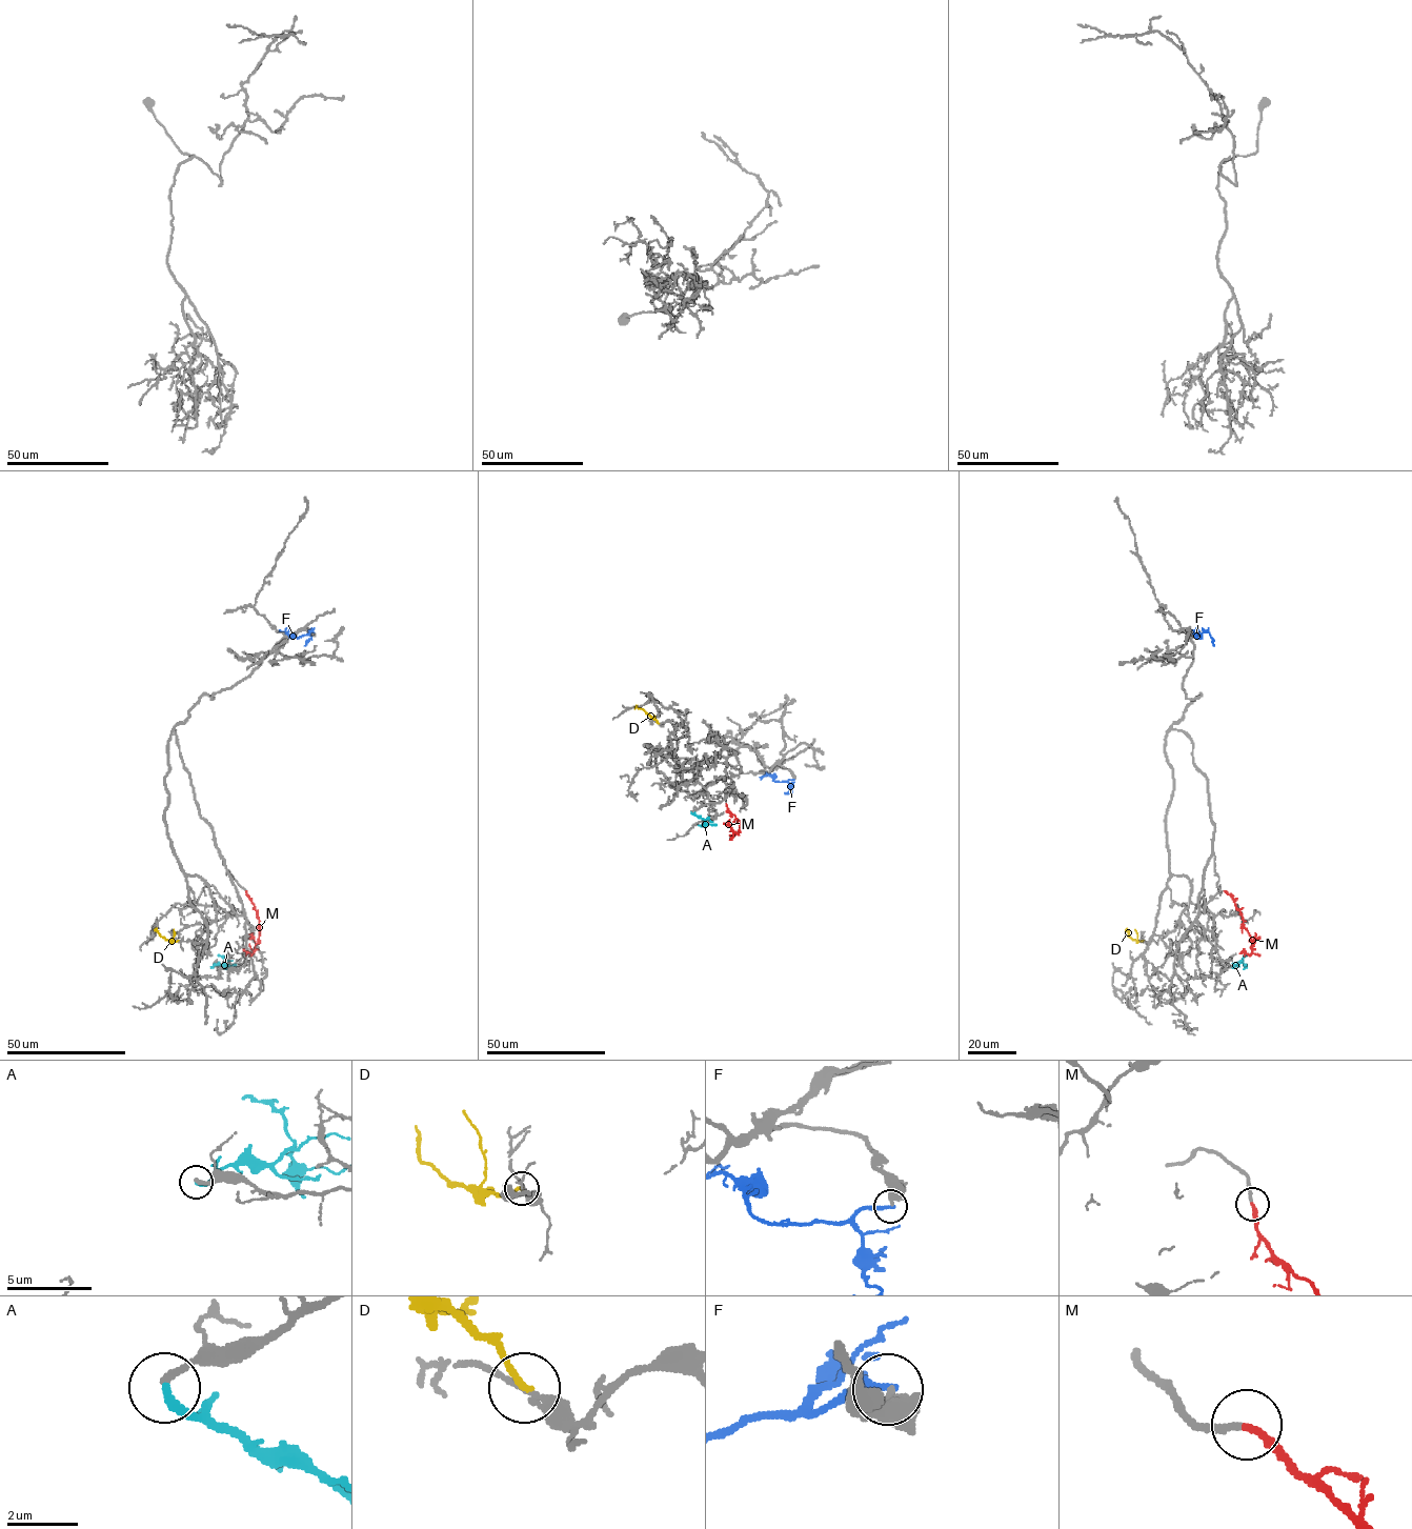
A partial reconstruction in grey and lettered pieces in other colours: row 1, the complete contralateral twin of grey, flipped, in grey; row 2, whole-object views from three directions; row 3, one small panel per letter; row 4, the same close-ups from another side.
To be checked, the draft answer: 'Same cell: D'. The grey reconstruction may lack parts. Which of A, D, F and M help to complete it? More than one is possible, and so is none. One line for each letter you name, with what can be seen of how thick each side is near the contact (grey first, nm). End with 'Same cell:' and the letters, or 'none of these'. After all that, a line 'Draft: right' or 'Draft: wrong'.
M: 190/220 nm
Same cell: M
Draft: wrong

